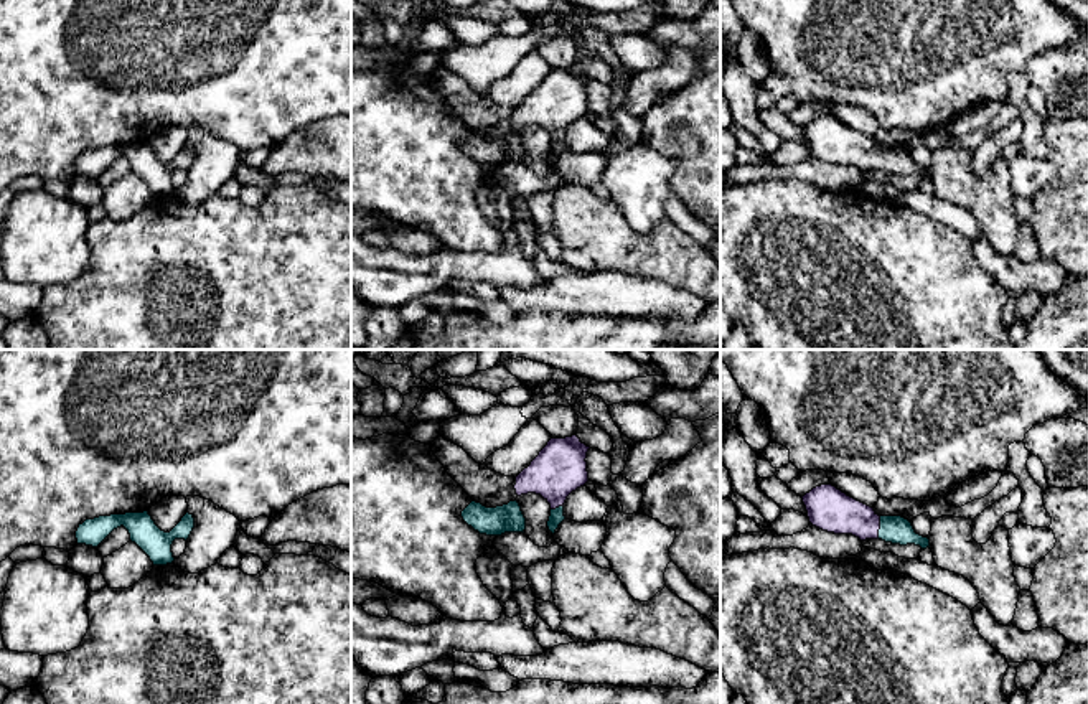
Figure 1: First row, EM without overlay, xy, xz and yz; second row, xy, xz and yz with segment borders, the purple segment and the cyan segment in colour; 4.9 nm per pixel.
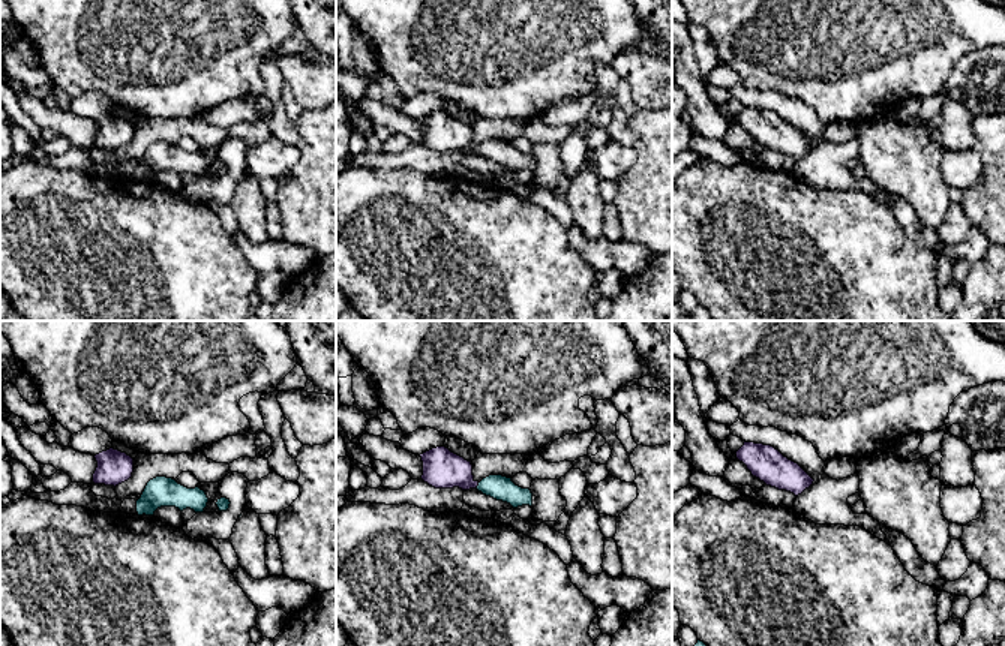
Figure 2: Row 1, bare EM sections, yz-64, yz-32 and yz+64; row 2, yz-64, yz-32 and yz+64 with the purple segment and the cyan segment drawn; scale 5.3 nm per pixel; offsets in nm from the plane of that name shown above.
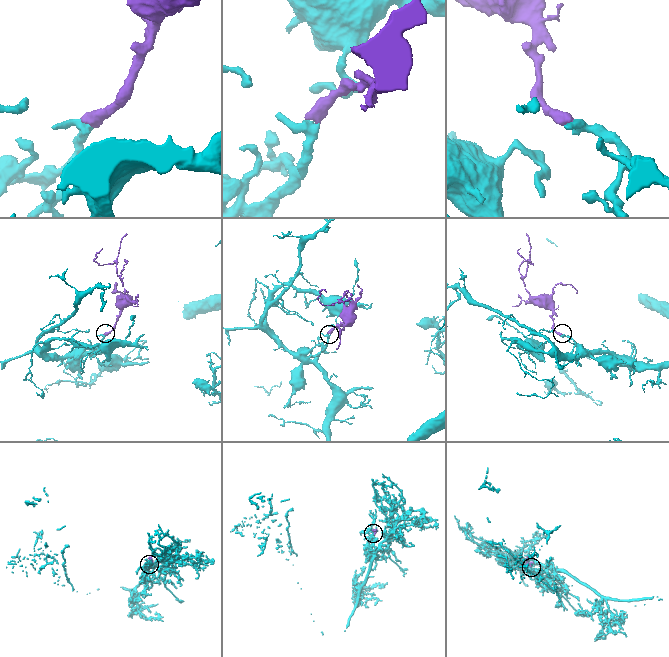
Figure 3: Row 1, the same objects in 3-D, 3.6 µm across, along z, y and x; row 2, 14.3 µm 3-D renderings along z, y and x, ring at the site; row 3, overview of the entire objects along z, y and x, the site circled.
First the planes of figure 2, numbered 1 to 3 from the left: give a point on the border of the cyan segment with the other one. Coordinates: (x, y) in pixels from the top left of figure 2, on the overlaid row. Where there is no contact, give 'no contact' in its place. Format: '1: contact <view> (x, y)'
1: no contact
2: contact yz-32 (477, 484)
3: no contact

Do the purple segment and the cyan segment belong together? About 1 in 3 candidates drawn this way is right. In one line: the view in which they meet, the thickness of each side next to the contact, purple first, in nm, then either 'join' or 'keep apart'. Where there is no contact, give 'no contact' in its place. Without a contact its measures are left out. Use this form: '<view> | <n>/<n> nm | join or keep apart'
yz | 200/140 nm | join

